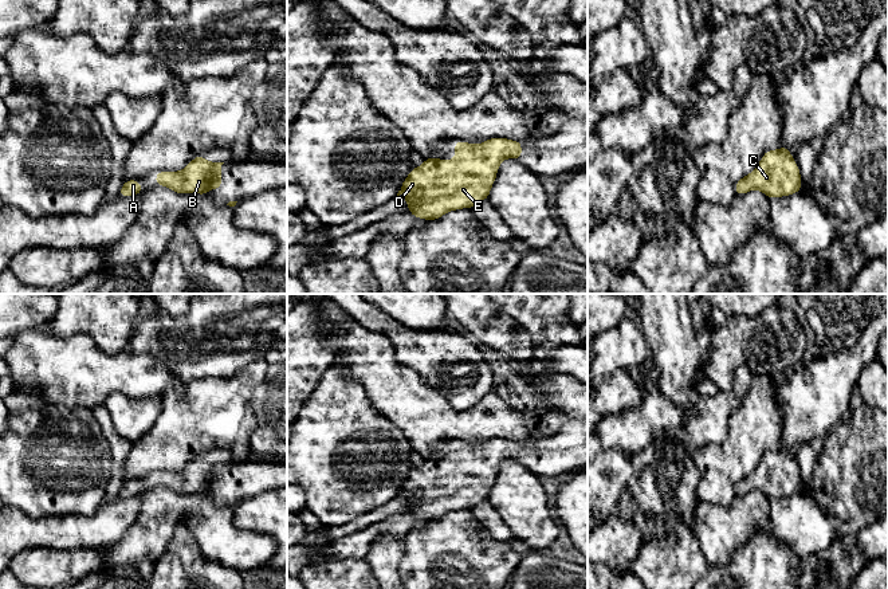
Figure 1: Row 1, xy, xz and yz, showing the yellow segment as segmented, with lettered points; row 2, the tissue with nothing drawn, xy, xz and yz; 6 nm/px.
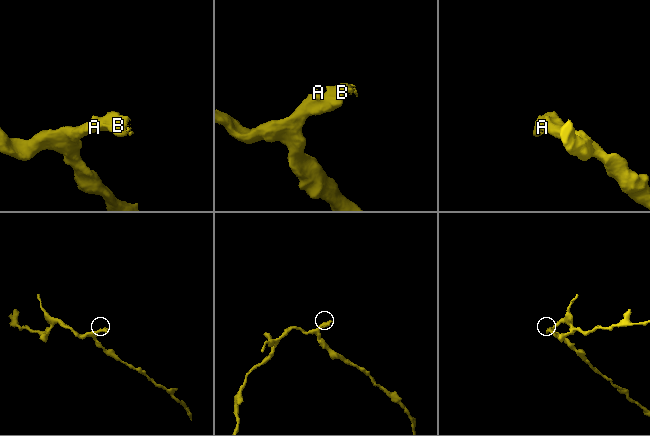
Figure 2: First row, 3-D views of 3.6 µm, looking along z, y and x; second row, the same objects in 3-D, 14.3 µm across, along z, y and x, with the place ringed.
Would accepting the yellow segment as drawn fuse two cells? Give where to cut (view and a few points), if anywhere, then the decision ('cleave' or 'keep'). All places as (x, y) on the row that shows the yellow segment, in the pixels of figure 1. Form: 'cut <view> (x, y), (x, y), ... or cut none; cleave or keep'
cut none; keep

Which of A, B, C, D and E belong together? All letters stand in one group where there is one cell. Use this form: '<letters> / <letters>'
A B C D E

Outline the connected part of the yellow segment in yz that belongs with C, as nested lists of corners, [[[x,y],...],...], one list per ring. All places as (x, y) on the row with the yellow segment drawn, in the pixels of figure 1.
[[[789,148],[766,150],[758,166],[735,184],[736,196],[753,189],[769,199],[791,196],[802,189],[799,168]]]

